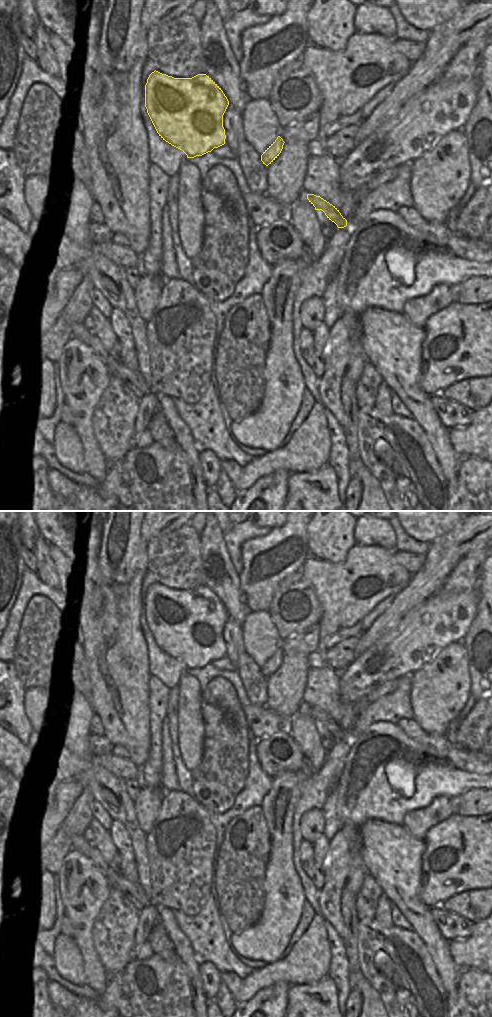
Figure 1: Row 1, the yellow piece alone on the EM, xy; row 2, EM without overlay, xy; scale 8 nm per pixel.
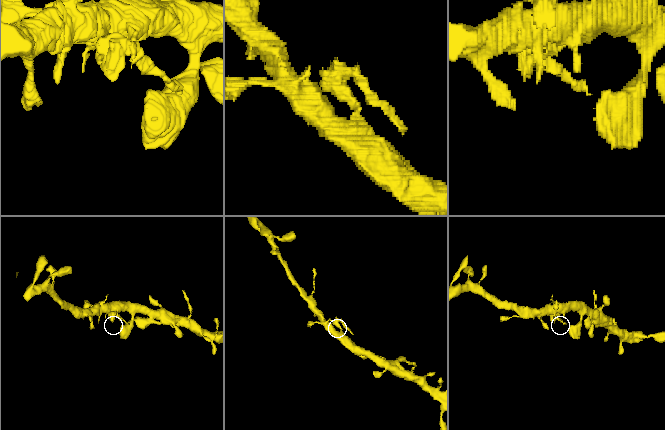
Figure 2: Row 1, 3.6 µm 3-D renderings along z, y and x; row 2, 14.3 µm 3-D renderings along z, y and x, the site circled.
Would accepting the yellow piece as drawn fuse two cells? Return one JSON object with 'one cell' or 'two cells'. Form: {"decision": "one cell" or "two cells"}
{"decision": "one cell"}

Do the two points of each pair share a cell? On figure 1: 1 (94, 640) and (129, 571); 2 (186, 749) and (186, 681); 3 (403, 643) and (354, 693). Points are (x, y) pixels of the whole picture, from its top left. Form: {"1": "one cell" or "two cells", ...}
{"1": "one cell", "2": "one cell", "3": "one cell"}

